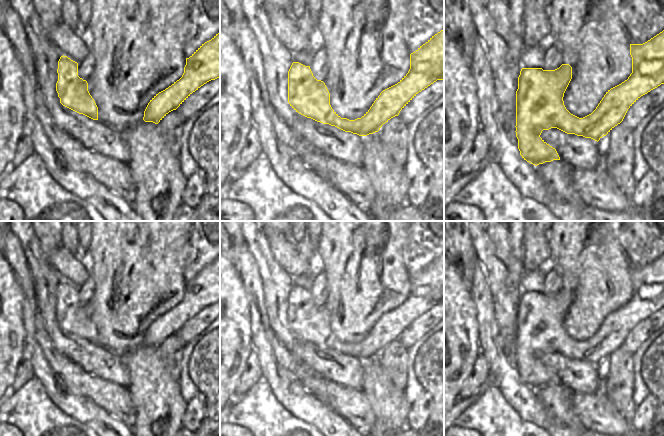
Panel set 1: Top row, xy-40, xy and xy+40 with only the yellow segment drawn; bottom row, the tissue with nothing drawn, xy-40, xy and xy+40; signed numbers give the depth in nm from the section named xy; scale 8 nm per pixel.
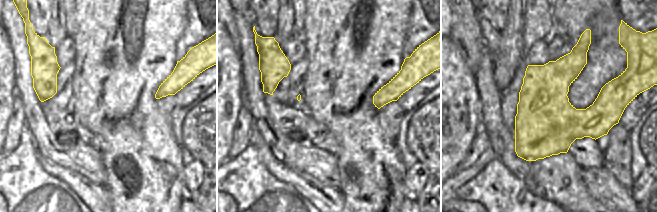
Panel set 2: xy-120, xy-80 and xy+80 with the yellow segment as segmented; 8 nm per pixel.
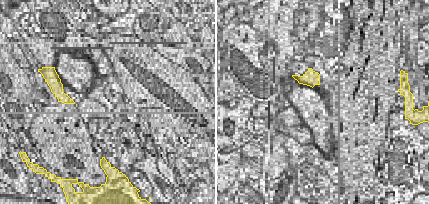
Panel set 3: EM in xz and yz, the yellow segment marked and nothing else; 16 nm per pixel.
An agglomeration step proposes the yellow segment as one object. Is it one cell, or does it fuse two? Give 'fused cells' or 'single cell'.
fused cells

